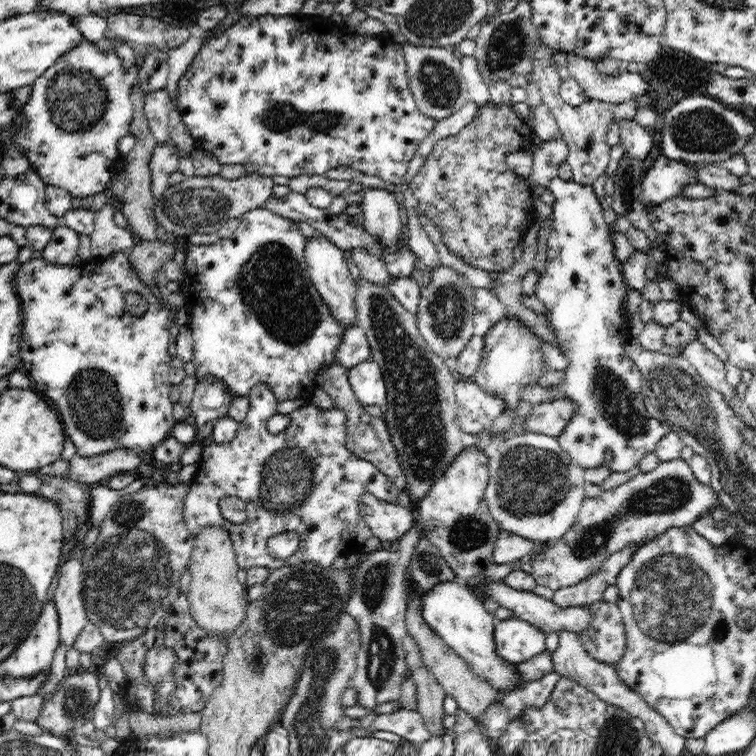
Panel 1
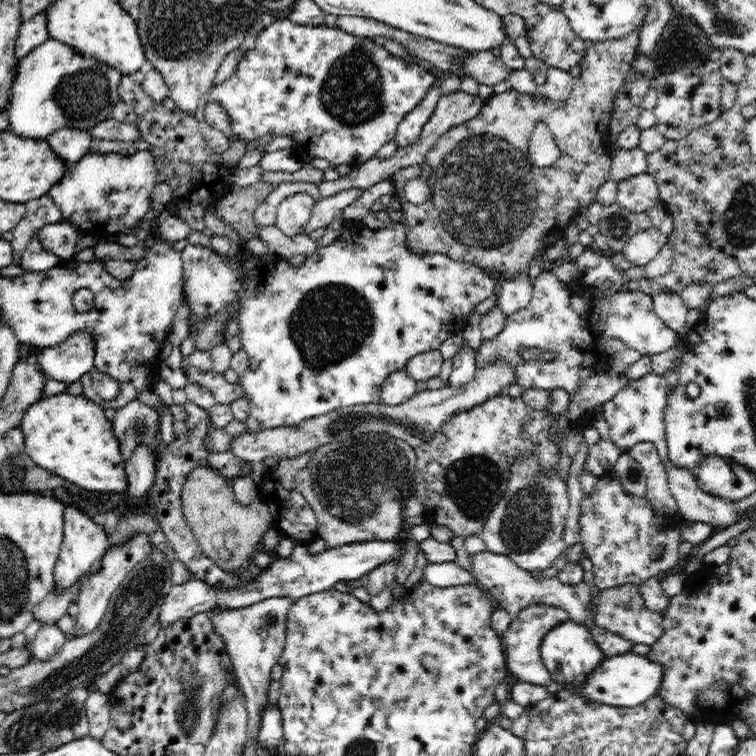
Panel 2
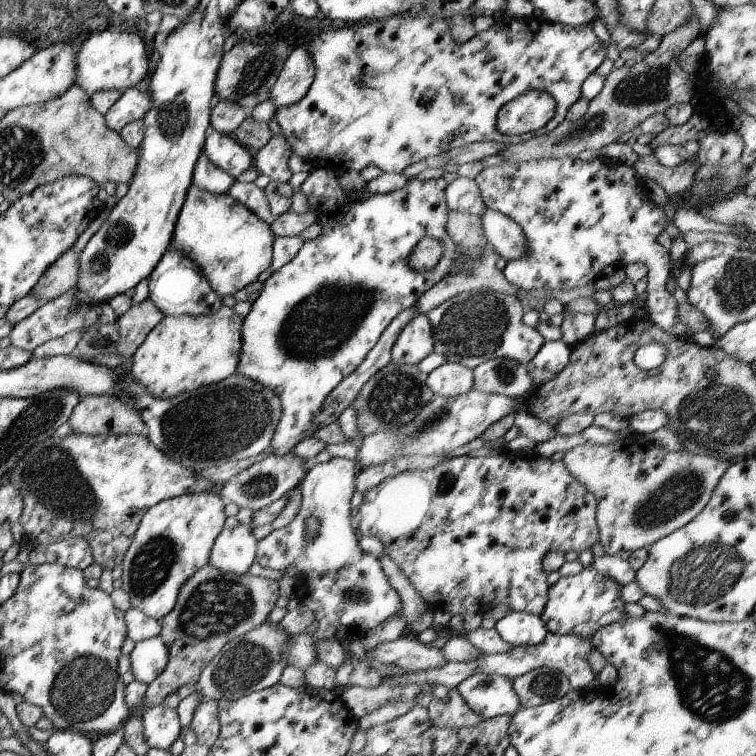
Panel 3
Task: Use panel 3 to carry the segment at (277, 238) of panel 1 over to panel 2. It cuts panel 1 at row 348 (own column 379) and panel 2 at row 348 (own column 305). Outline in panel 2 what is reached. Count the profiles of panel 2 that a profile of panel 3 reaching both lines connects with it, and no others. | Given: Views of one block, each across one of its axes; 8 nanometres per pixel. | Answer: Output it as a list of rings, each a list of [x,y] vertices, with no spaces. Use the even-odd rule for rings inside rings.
[[[357,221],[355,222],[355,226],[350,226],[350,239],[349,240],[342,240],[338,239],[336,242],[330,244],[330,246],[323,246],[320,247],[317,254],[312,256],[306,257],[301,263],[298,263],[297,266],[294,266],[294,263],[290,263],[290,261],[285,261],[284,259],[275,258],[271,254],[260,256],[254,255],[248,248],[238,247],[238,252],[233,253],[234,250],[230,252],[228,255],[219,255],[218,253],[214,253],[210,251],[208,247],[200,246],[200,245],[188,245],[184,250],[181,251],[182,258],[183,258],[183,283],[182,283],[182,298],[185,305],[188,307],[189,315],[188,315],[188,335],[186,338],[182,340],[181,343],[178,344],[178,350],[182,357],[189,356],[191,352],[196,350],[195,341],[197,336],[194,336],[194,327],[198,327],[199,325],[206,325],[208,320],[212,320],[212,318],[216,318],[216,314],[220,314],[220,312],[228,312],[228,319],[227,322],[236,322],[236,326],[238,327],[238,335],[241,342],[241,350],[246,353],[248,357],[248,368],[246,372],[243,374],[239,383],[242,385],[244,391],[246,391],[246,395],[248,395],[248,401],[250,405],[250,416],[248,416],[248,420],[244,422],[246,426],[246,432],[256,432],[263,430],[263,428],[272,428],[272,427],[289,427],[300,424],[304,422],[307,418],[320,416],[321,414],[330,412],[335,408],[340,407],[347,407],[350,405],[355,404],[368,404],[368,403],[377,403],[380,401],[380,391],[383,385],[384,380],[386,380],[387,376],[394,371],[400,370],[403,368],[404,363],[415,354],[421,352],[428,352],[429,350],[438,350],[440,344],[448,338],[449,334],[458,332],[461,328],[465,327],[466,324],[466,317],[470,314],[472,306],[476,304],[480,304],[480,302],[484,302],[487,298],[490,298],[493,294],[493,288],[495,279],[492,275],[482,272],[479,268],[475,266],[470,266],[469,264],[464,264],[463,262],[456,262],[452,260],[451,257],[446,256],[440,253],[434,254],[420,254],[420,256],[416,256],[415,254],[411,254],[408,252],[405,247],[405,236],[406,236],[406,225],[404,223],[398,221],[391,221],[390,226],[386,226],[384,229],[372,230],[368,229],[365,226],[358,226]]]

